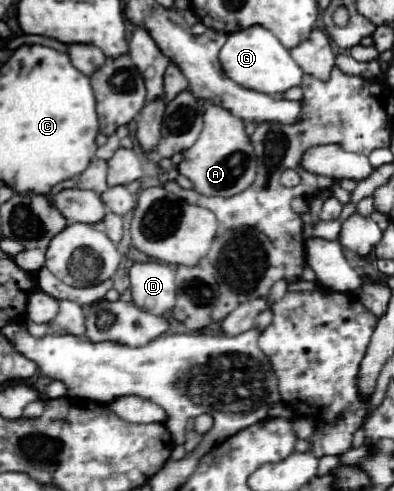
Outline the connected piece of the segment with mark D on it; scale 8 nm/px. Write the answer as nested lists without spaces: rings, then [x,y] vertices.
[[[135,262],[129,268],[135,306],[149,314],[167,314],[175,306],[175,268],[163,262]]]

